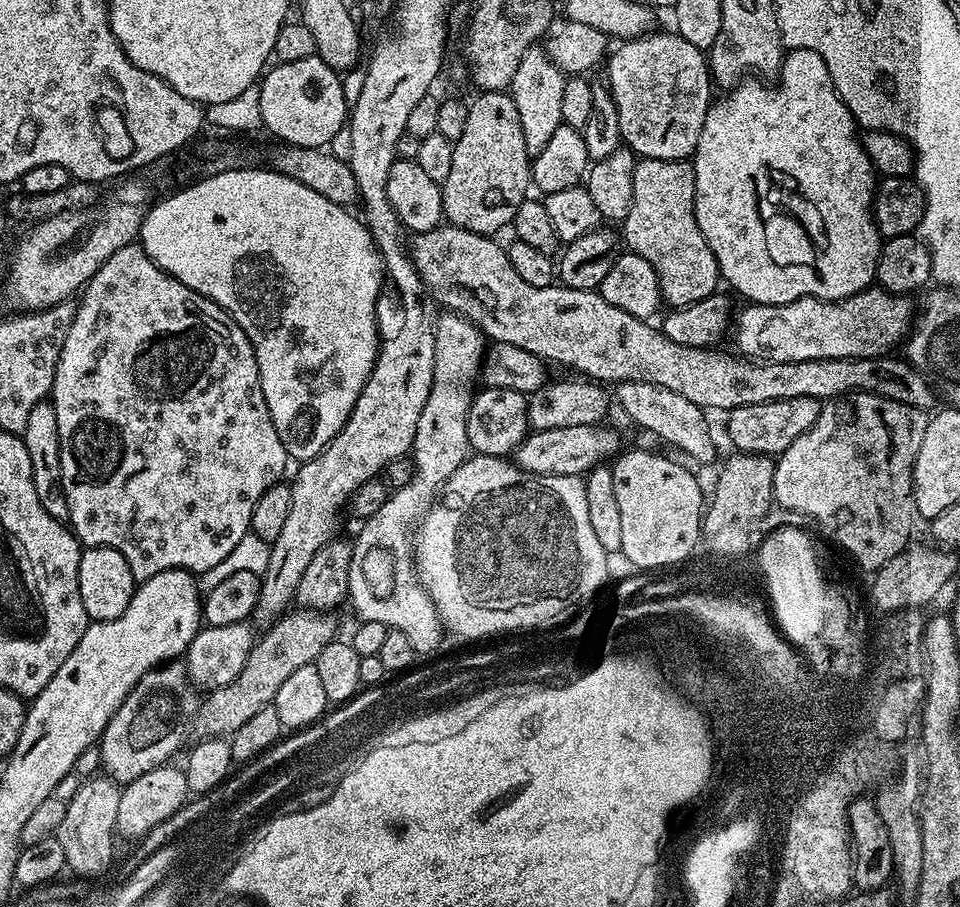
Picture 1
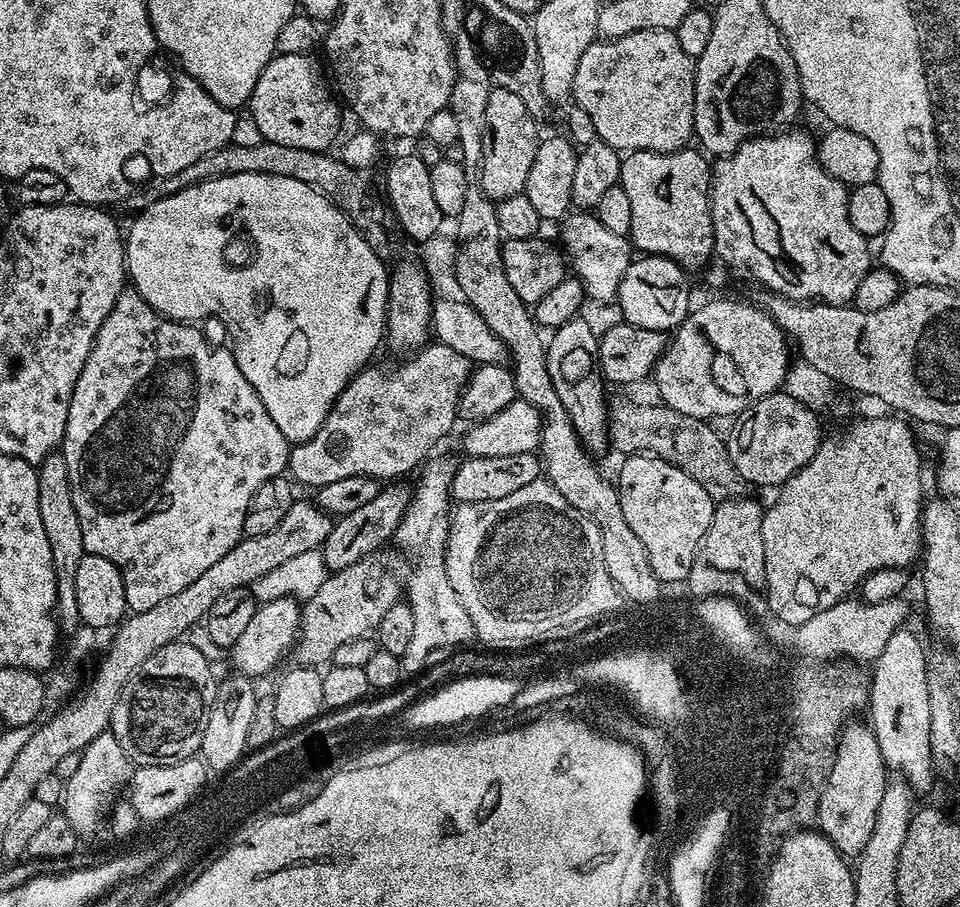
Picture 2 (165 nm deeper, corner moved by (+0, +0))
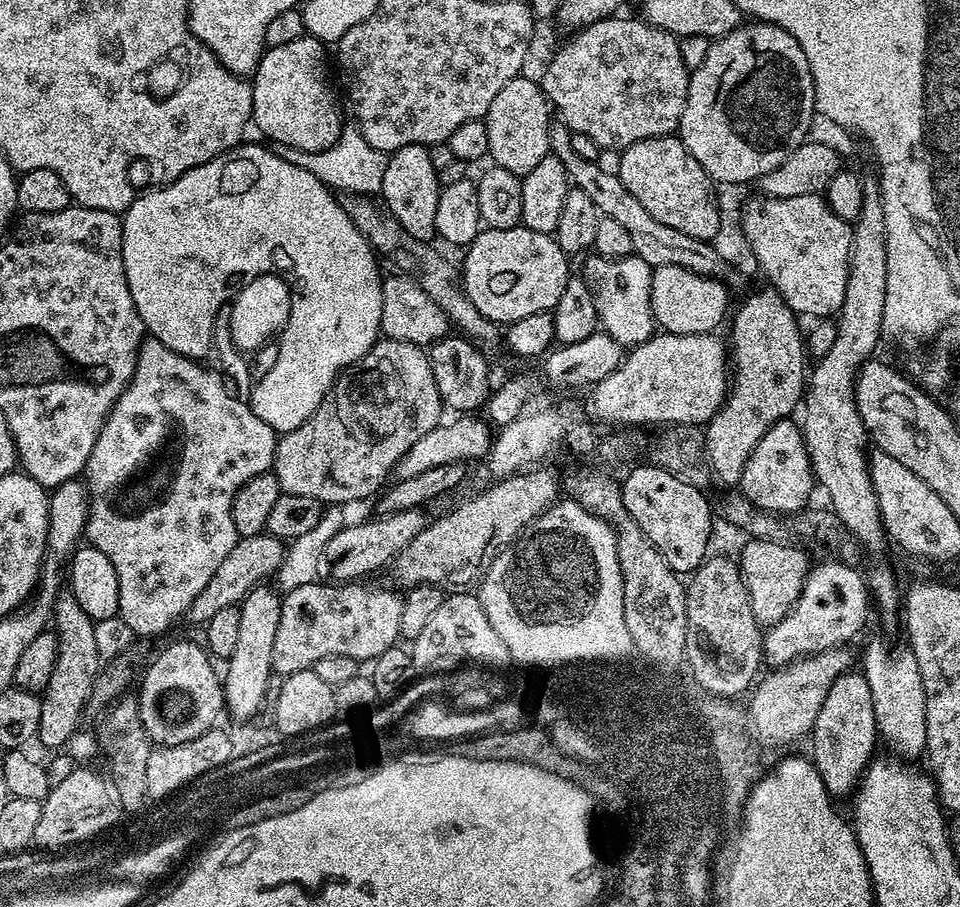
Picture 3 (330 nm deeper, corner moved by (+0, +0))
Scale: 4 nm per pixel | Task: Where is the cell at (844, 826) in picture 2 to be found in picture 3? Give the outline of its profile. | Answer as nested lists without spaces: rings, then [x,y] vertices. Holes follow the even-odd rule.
[[[863,671],[844,672],[832,683],[830,690],[826,690],[826,702],[822,702],[822,710],[818,710],[813,722],[811,740],[810,759],[816,765],[828,795],[833,798],[851,797],[864,775],[864,769],[873,759],[876,740],[878,744],[874,698],[870,698],[870,686]]]

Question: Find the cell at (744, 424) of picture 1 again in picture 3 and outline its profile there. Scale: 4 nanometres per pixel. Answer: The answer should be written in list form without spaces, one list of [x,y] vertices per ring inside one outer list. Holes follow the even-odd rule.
[[[792,418],[779,420],[770,426],[770,430],[766,430],[766,434],[762,434],[758,446],[754,446],[754,452],[746,458],[738,485],[738,491],[754,502],[754,506],[779,517],[805,511],[814,489],[812,463],[808,447],[804,445],[804,433],[801,425],[794,421]]]

